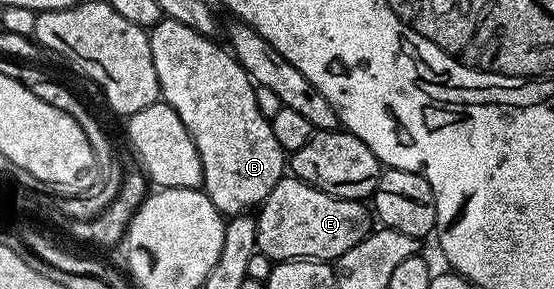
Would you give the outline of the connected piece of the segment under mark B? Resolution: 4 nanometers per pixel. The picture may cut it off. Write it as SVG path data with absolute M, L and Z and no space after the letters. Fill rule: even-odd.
M162 19L154 29L148 30L148 35L151 43L151 59L155 59L155 75L159 75L160 100L164 101L166 105L170 105L175 111L175 115L179 115L179 119L183 119L183 127L187 127L195 147L199 151L199 159L203 167L203 191L211 199L213 206L223 215L245 215L256 210L261 202L267 199L267 195L275 187L275 183L279 183L281 178L286 176L287 154L275 140L275 135L269 126L270 118L265 117L263 111L259 111L259 103L255 103L255 86L245 73L245 68L237 62L236 57L224 44L216 45L216 40L199 35L195 31L191 31L191 27L183 27L183 23L178 21Z

